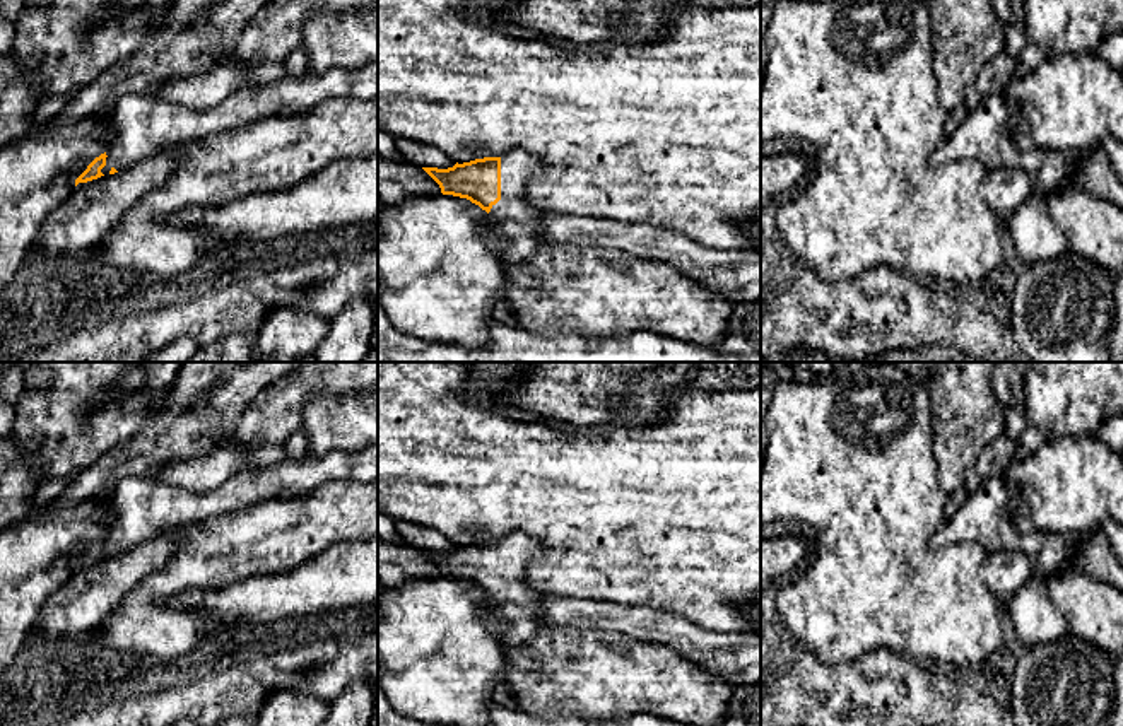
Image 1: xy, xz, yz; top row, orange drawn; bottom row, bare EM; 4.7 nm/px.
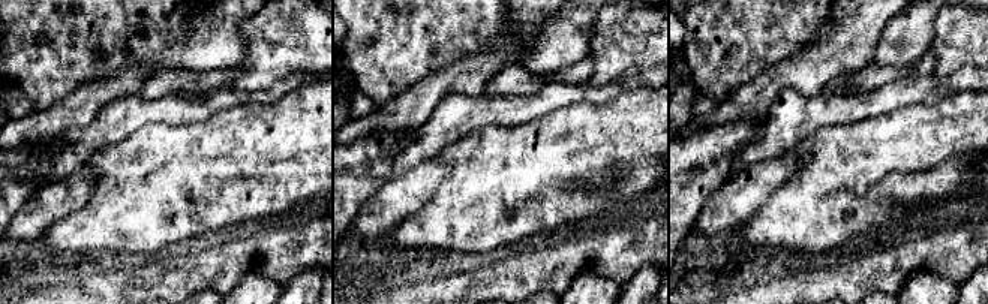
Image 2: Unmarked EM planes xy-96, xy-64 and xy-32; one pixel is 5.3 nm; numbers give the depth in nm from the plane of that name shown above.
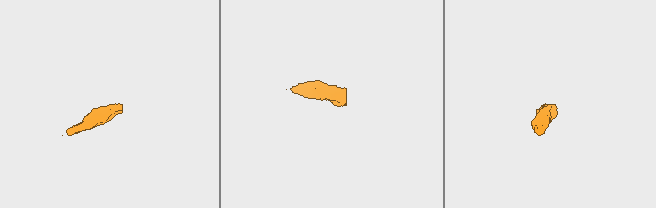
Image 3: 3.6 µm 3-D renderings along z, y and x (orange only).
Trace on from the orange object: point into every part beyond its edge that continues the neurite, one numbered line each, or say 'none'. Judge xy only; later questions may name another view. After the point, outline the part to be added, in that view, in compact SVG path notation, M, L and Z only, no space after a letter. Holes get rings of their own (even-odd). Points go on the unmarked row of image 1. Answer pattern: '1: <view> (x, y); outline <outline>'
1: xy (139, 509); outline M371 444L357 453L332 451L321 458L284 460L268 468L239 471L220 487L207 492L190 492L138 477L126 477L118 483L109 501L108 540L101 555L106 559L113 550L118 555L125 553L135 545L168 533L179 524L234 514L273 497L301 497L330 480L371 482L374 478L378 478L378 444Z

